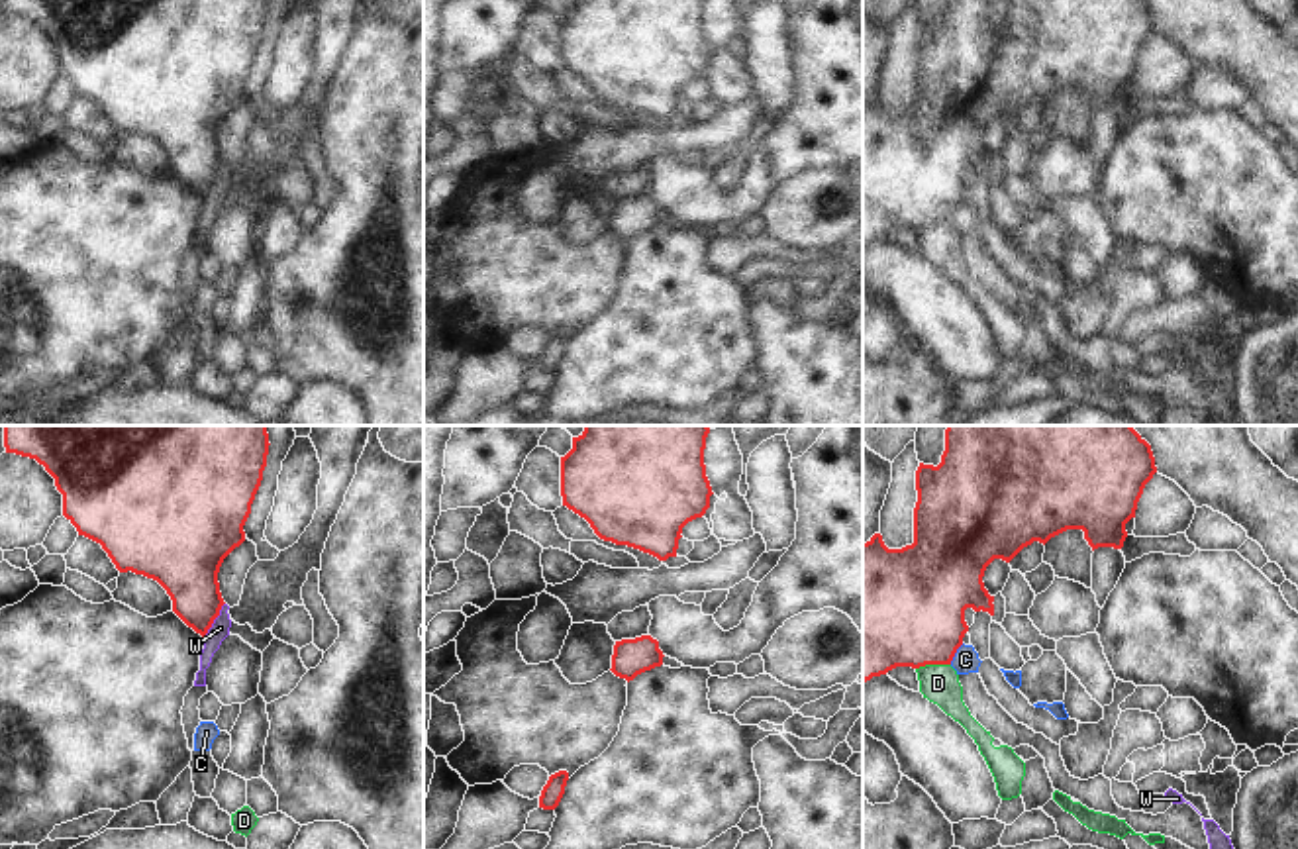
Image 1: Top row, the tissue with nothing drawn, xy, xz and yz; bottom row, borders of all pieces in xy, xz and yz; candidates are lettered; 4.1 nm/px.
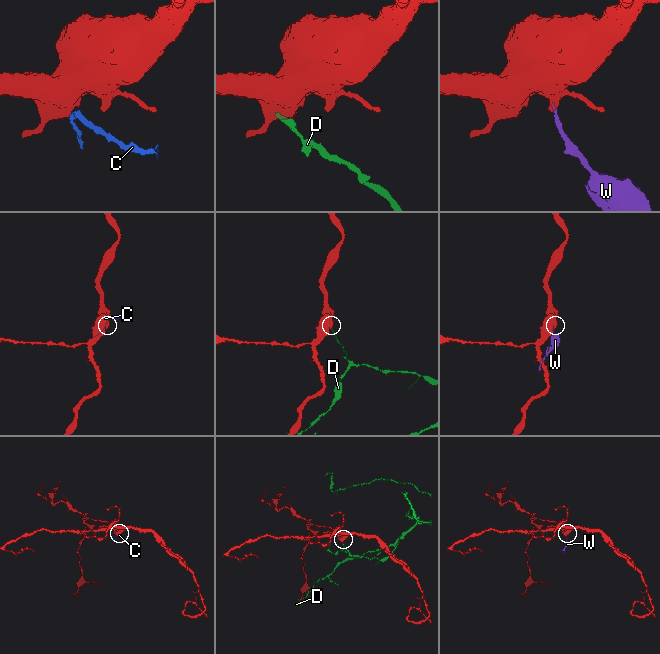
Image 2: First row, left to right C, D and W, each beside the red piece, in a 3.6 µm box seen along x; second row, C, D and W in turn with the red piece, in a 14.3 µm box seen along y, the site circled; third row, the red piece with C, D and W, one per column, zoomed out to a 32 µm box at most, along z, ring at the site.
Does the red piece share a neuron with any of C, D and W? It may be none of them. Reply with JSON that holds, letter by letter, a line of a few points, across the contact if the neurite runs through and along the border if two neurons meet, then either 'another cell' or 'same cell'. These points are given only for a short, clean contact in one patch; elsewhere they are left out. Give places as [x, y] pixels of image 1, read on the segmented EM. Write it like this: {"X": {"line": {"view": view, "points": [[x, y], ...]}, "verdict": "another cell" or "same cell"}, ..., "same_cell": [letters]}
{"C": {"line": {"view": "yz", "points": [[963, 644], [949, 663]]}, "verdict": "another cell"}, "D": {"line": {"view": "yz", "points": [[949, 663], [926, 663], [916, 669]]}, "verdict": "another cell"}, "W": {"line": {"view": "xy", "points": [[224, 602], [204, 638]]}, "verdict": "another cell"}, "same_cell": []}

